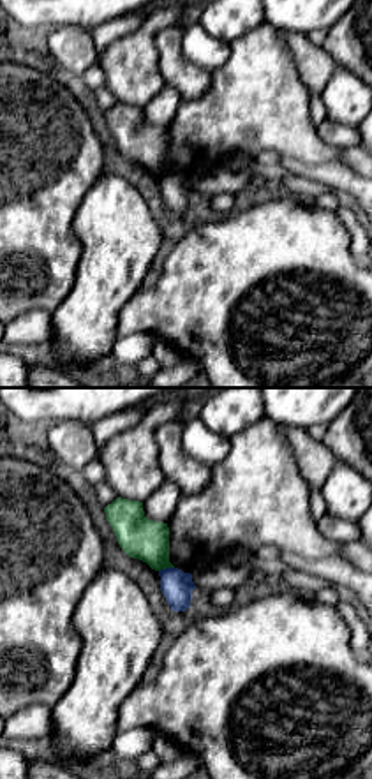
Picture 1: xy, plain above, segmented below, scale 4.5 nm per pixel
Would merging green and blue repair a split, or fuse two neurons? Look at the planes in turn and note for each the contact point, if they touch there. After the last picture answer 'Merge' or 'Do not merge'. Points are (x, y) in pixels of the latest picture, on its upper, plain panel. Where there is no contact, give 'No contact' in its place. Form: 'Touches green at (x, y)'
Touches green at (166, 171)

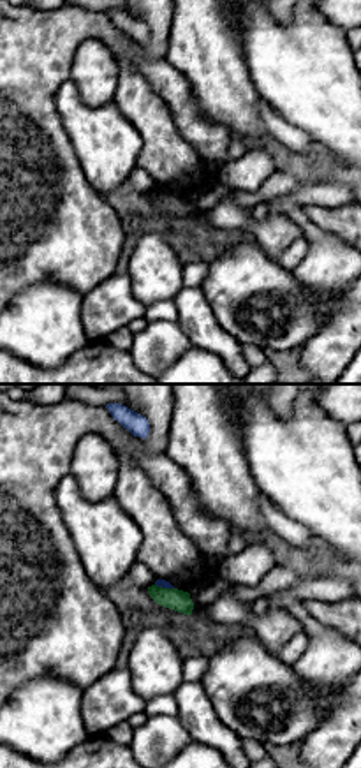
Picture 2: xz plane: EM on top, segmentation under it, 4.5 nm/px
Touches green at (164, 194)

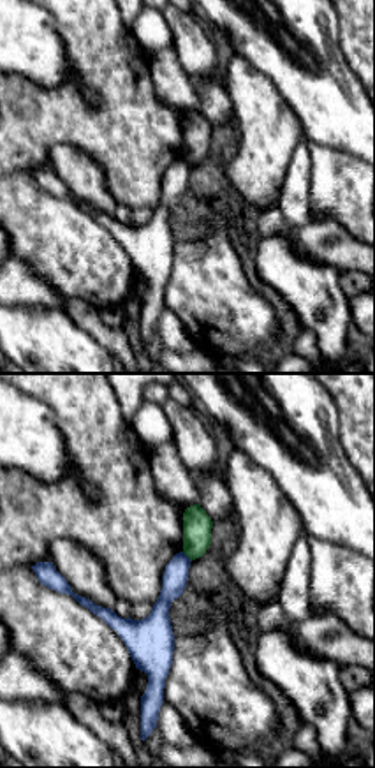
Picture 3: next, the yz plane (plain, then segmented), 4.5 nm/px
Touches green at (187, 161)

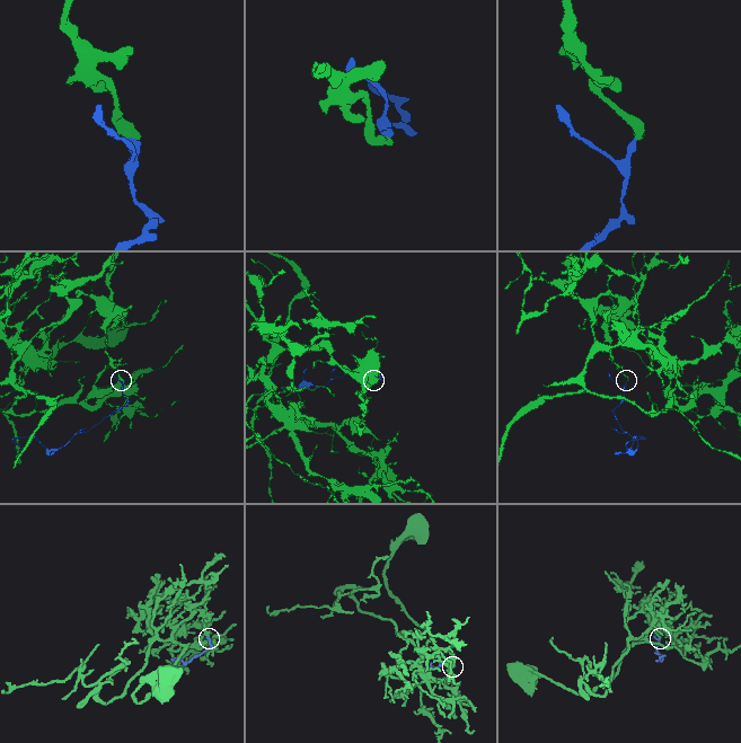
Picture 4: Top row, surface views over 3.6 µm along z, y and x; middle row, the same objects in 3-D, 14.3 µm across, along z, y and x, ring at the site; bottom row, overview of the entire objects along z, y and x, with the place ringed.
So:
Do not merge

